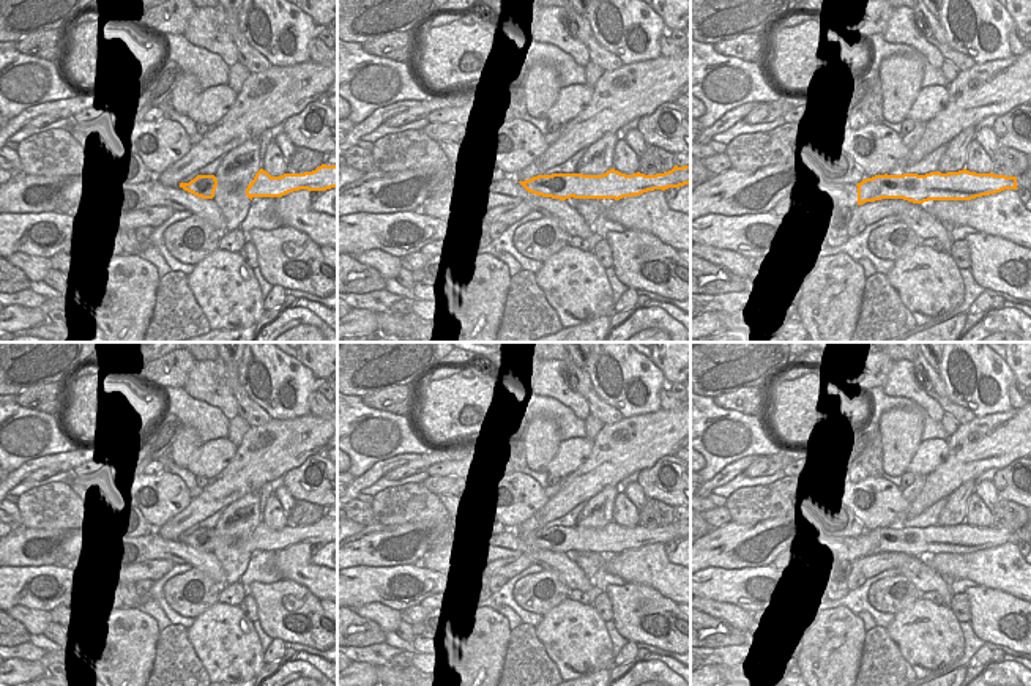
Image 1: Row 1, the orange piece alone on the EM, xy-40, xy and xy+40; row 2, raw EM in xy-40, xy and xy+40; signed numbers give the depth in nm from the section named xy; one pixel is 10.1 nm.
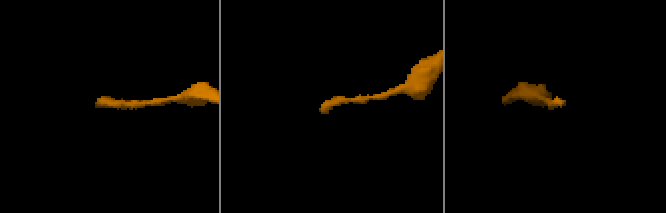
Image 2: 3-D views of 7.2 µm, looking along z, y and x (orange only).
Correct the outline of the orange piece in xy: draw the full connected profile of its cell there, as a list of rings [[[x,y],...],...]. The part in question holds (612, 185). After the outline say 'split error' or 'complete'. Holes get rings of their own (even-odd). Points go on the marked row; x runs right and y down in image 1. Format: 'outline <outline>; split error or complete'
outline [[[690,166],[656,175],[626,175],[615,169],[602,175],[552,173],[519,181],[528,192],[552,199],[615,199],[640,196],[654,189],[679,188],[690,183]]]; complete

